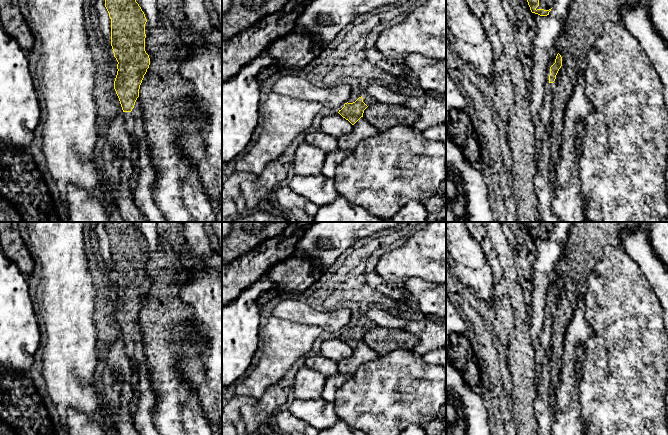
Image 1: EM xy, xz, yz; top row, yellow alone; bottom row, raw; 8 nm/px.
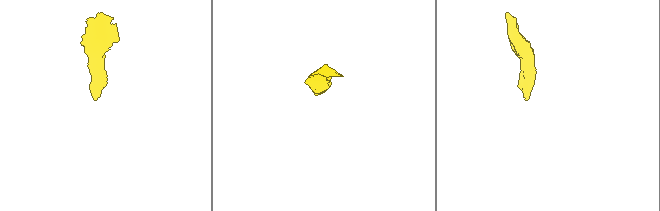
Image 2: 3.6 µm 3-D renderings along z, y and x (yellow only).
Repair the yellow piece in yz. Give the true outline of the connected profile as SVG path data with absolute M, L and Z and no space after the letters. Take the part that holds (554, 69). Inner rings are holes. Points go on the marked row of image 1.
M558 53L555 63L550 67L549 83L546 85L546 94L544 99L544 106L540 112L540 118L545 125L545 134L541 143L541 154L539 161L536 164L536 174L534 177L534 188L537 199L537 210L539 213L539 222L560 222L559 218L554 214L551 201L551 142L550 134L552 131L551 126L551 111L552 111L552 98L551 90L552 83L556 79L556 75L562 66L562 57Z

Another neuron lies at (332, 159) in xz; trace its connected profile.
M336 150L328 152L325 156L325 161L322 167L321 174L333 178L335 175L336 167L352 154L352 150Z

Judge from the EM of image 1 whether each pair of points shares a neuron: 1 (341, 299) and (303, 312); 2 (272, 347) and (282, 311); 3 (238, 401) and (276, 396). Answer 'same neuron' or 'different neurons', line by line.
1: different neurons
2: different neurons
3: different neurons

